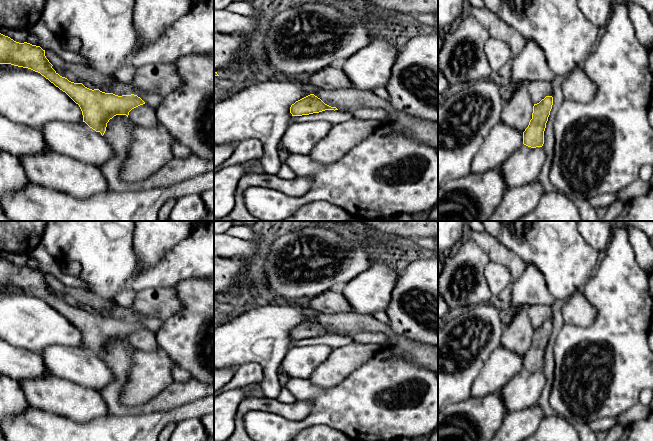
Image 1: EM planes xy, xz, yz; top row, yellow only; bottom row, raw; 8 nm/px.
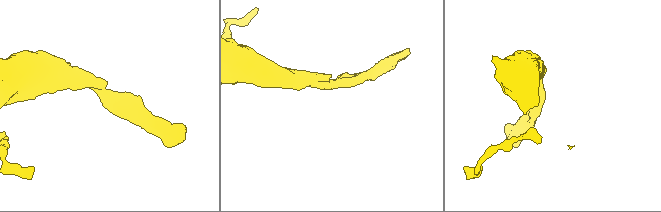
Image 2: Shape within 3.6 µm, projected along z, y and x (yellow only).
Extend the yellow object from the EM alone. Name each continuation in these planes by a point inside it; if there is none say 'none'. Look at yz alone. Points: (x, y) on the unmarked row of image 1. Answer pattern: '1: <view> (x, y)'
1: yz (538, 314)

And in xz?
1: xz (424, 355)

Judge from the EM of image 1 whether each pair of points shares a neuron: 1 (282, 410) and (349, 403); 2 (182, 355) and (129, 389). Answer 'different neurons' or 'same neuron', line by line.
1: different neurons
2: different neurons

